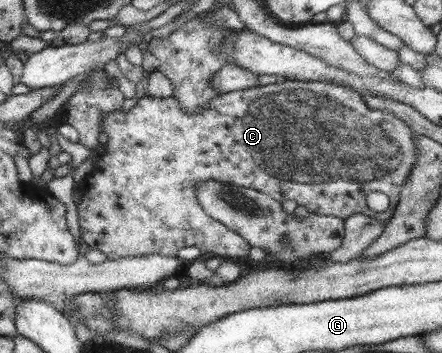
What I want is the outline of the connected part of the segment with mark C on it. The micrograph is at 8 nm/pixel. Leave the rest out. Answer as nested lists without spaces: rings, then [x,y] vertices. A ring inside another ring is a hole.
[[[286,79],[274,84],[256,85],[244,90],[235,90],[220,93],[215,100],[208,104],[206,109],[199,113],[189,113],[172,97],[156,98],[145,94],[135,106],[126,111],[112,111],[104,114],[103,131],[107,138],[103,153],[100,153],[86,179],[86,190],[82,192],[81,202],[77,204],[78,219],[81,229],[81,237],[90,249],[99,250],[109,260],[118,260],[124,257],[144,257],[149,255],[161,255],[177,260],[178,251],[182,248],[195,246],[200,252],[214,253],[218,257],[233,260],[246,260],[249,258],[251,244],[243,238],[239,232],[224,226],[216,218],[208,215],[204,208],[200,207],[199,196],[195,194],[195,186],[204,180],[217,180],[223,183],[232,183],[241,187],[262,191],[274,200],[283,203],[294,200],[299,206],[304,206],[309,213],[327,215],[330,217],[347,220],[354,214],[370,215],[371,218],[387,222],[395,214],[399,205],[399,194],[410,177],[411,170],[415,166],[415,132],[399,118],[396,118],[389,110],[372,110],[366,106],[363,98],[356,89],[334,84],[328,81],[298,81]],[[370,192],[383,192],[390,199],[390,208],[386,212],[376,213],[367,206],[366,195]]]

